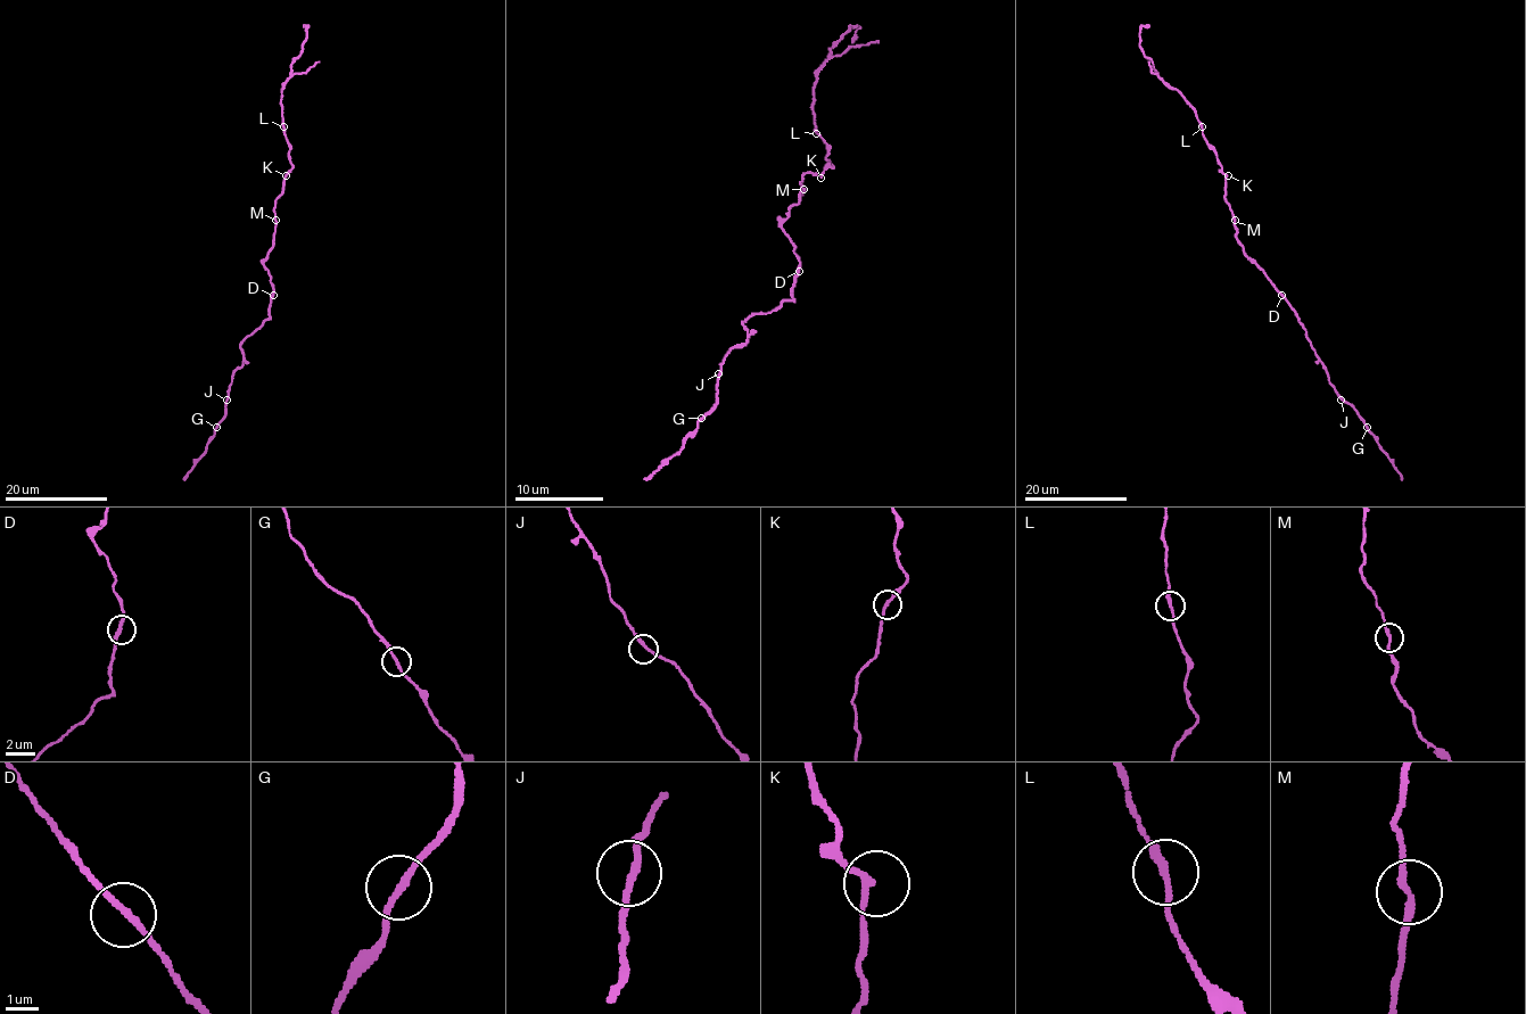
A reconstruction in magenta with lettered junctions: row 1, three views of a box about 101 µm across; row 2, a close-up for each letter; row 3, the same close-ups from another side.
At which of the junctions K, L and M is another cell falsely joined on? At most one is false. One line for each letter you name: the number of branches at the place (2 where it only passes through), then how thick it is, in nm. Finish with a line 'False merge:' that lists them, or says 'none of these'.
False merge: none of these

